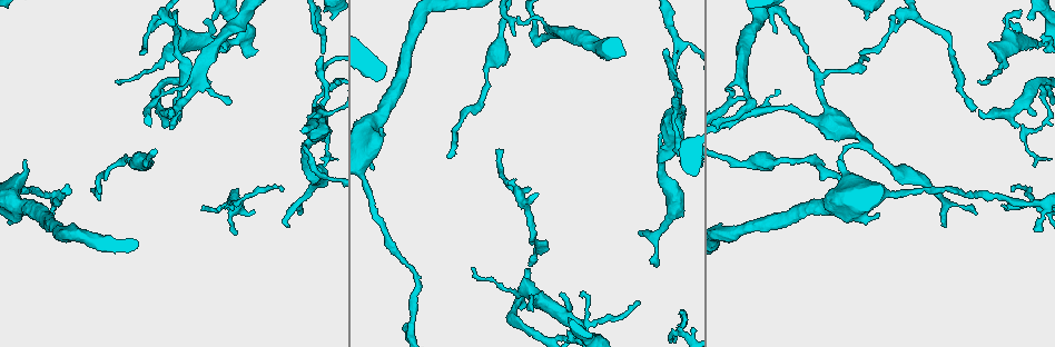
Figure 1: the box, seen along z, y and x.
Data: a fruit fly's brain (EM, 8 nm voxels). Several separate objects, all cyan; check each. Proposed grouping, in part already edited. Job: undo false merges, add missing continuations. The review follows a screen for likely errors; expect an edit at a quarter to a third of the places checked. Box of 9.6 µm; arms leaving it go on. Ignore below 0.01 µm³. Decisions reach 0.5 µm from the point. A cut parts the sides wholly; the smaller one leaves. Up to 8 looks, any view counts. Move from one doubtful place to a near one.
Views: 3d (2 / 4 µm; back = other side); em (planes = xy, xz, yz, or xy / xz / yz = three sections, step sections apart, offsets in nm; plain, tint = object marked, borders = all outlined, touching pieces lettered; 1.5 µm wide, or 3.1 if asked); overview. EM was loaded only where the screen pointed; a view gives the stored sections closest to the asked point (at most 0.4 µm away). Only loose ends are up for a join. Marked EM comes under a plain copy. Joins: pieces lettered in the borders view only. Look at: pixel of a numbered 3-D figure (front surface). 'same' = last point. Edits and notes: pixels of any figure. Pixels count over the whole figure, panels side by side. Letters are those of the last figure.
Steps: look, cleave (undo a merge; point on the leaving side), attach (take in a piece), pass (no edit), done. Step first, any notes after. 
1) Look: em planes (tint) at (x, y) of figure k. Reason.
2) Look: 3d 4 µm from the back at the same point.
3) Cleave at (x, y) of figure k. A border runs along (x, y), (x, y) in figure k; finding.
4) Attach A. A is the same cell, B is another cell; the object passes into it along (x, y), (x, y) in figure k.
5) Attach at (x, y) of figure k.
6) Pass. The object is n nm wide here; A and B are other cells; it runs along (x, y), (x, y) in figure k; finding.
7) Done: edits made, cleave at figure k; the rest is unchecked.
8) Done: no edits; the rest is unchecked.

Look: em planes (tint) at (447, 158) of figure 1. Free end.

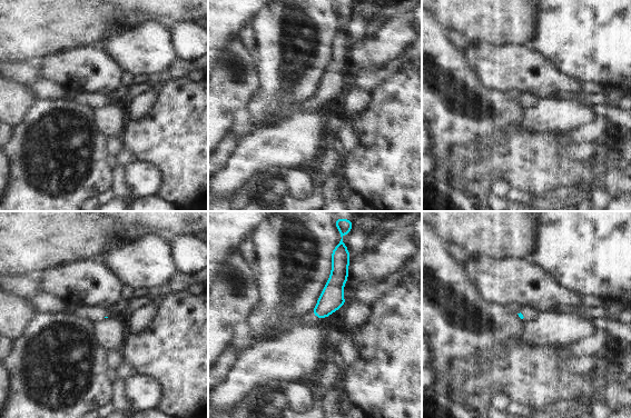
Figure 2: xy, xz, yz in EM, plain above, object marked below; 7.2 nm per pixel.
Look: em planes (borders) at the same point.

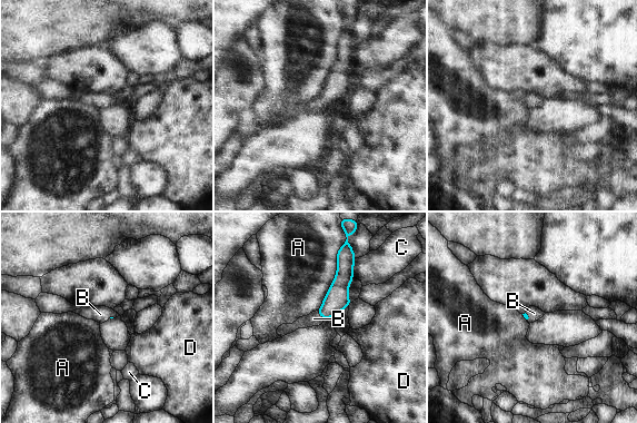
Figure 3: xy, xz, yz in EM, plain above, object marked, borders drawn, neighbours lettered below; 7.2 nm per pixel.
Attach B. The longest contact is with A, 500 nm; B is the same cell, A, C and D are other cells; the object passes into it along (336, 299), (319, 314), (314, 318) in figure 3; it goes on there.

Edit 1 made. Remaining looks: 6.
Look: 3d 4 µm from the back at (859, 54) of figure 1. Branch stops here.

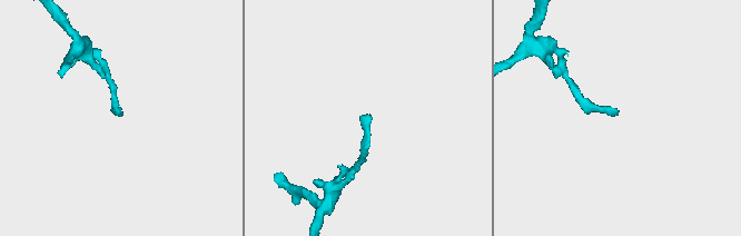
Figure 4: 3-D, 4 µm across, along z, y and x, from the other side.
Look: em planes (borders) at (368, 116) of figure 4. Need the tissue.

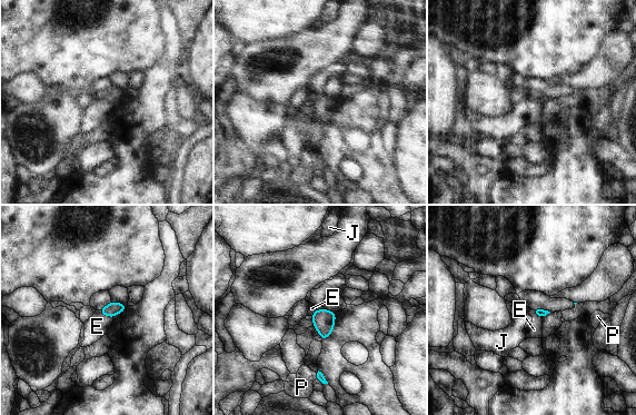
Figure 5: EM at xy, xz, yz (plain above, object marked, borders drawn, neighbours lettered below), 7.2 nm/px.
Pass. The longest contact is with E, 120 nm; E, J and P are other cells; no lettered piece goes on from it.

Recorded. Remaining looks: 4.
Look: em xz step 8 (borders) at (164, 127) of figure 1. An open end.

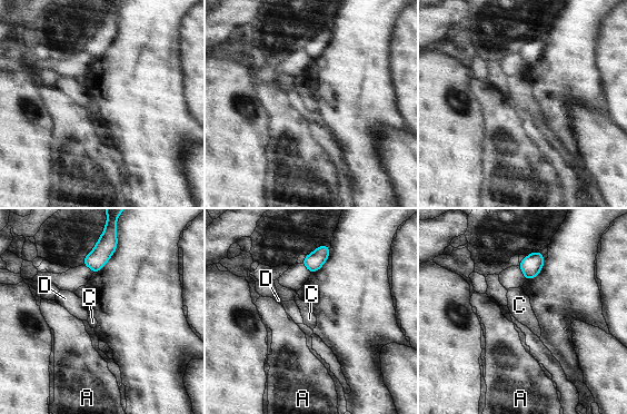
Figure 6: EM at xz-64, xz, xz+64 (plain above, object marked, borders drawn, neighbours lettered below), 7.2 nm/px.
Look: em planes (borders) at the same point. Another direction.

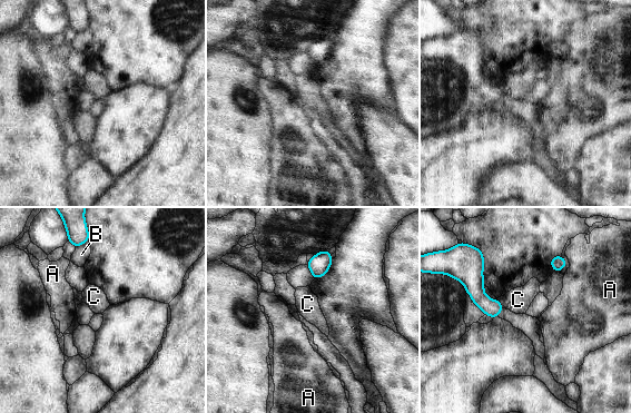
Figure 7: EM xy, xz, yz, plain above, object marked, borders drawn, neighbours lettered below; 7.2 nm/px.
Pass. The longest contact is with B, 100 nm; A, B and C are other cells; a border runs along (496, 300), (503, 307) in figure 7; none of them fits.

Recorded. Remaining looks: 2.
Done: edits made, attach at figure 3; the rest is unchecked.

